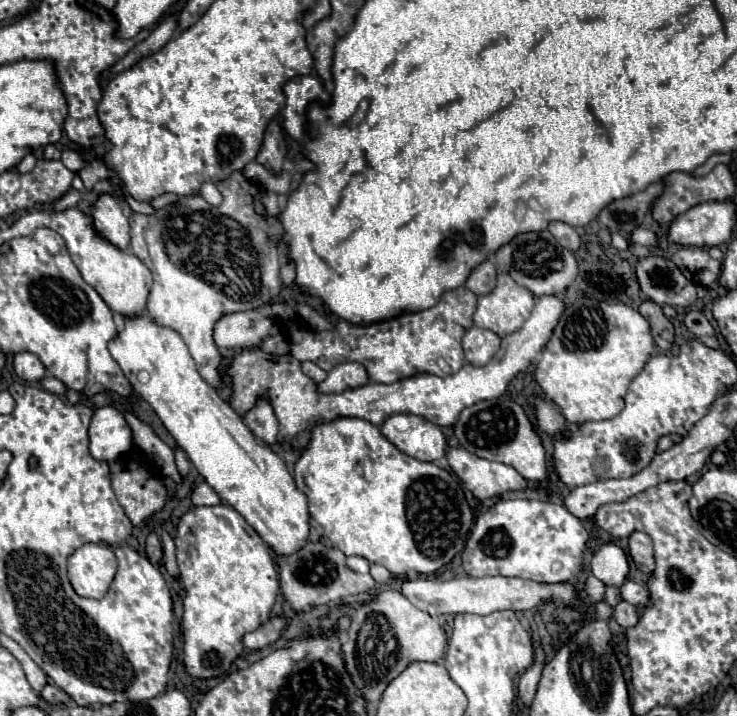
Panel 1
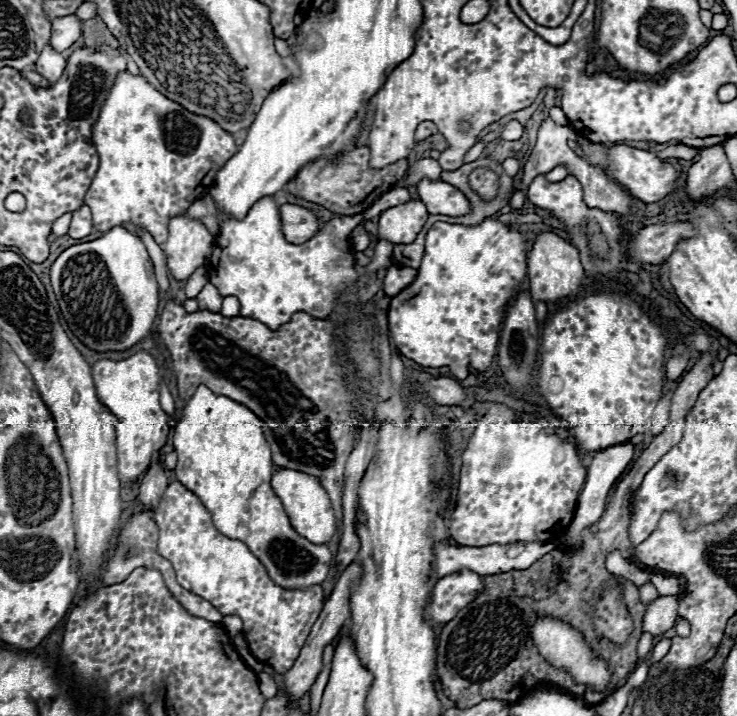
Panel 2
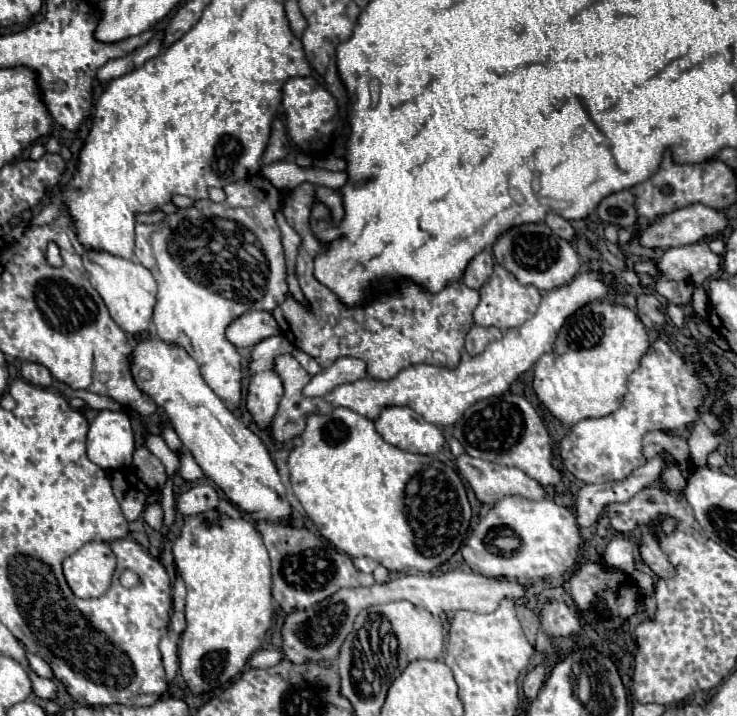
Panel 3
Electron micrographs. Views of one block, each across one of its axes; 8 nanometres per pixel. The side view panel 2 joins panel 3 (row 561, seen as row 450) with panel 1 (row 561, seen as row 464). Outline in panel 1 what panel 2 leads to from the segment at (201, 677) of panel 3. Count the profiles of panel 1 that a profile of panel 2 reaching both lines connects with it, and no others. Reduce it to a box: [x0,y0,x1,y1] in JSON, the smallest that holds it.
[174,504,280,678]

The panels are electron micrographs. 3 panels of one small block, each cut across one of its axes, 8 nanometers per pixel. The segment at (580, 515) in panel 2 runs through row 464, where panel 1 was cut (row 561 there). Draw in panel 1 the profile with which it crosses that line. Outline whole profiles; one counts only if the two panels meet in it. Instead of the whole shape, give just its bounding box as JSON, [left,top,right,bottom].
[590,544,628,584]

